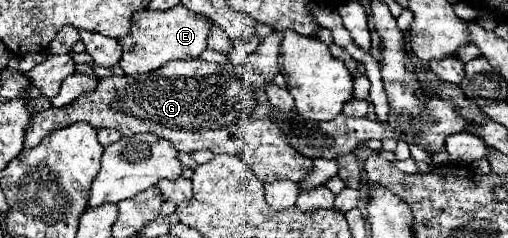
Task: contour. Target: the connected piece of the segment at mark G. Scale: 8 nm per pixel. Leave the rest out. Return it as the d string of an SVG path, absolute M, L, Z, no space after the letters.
M280 32L266 36L256 48L266 52L250 54L242 66L230 62L220 66L204 60L176 60L148 74L100 78L96 90L82 94L76 102L36 112L24 144L26 148L34 148L46 134L58 128L88 122L94 130L114 128L122 136L152 132L170 140L180 152L210 150L214 154L238 156L262 184L276 180L300 182L310 172L312 158L296 152L284 132L272 122L272 104L264 92L266 82L272 82L274 74L278 74L278 60L264 58L278 58L280 40Z

